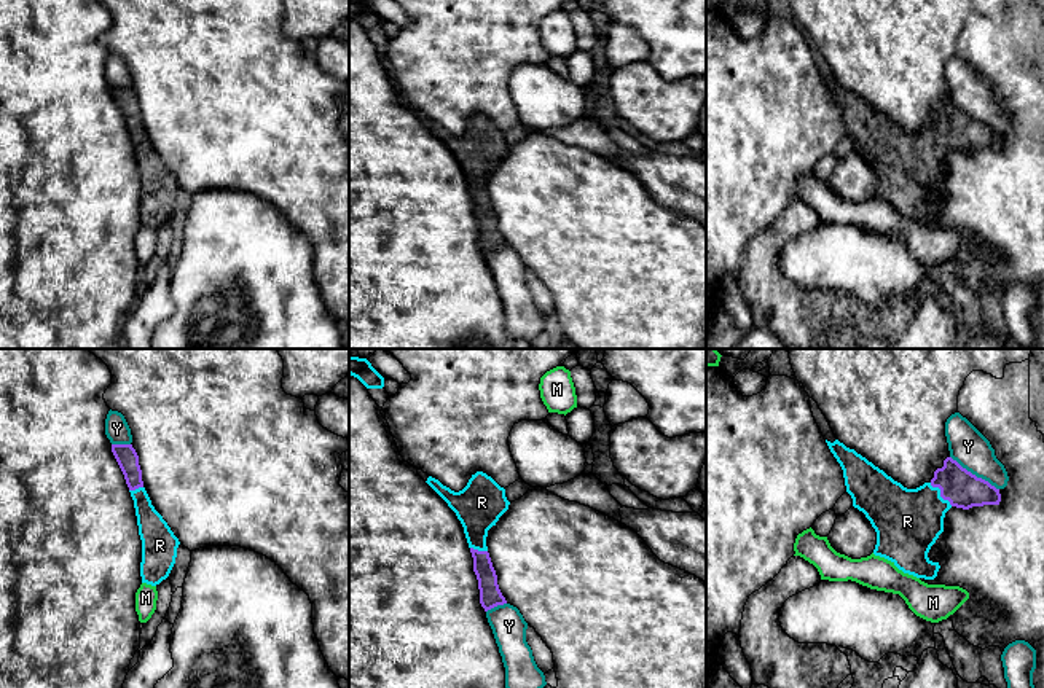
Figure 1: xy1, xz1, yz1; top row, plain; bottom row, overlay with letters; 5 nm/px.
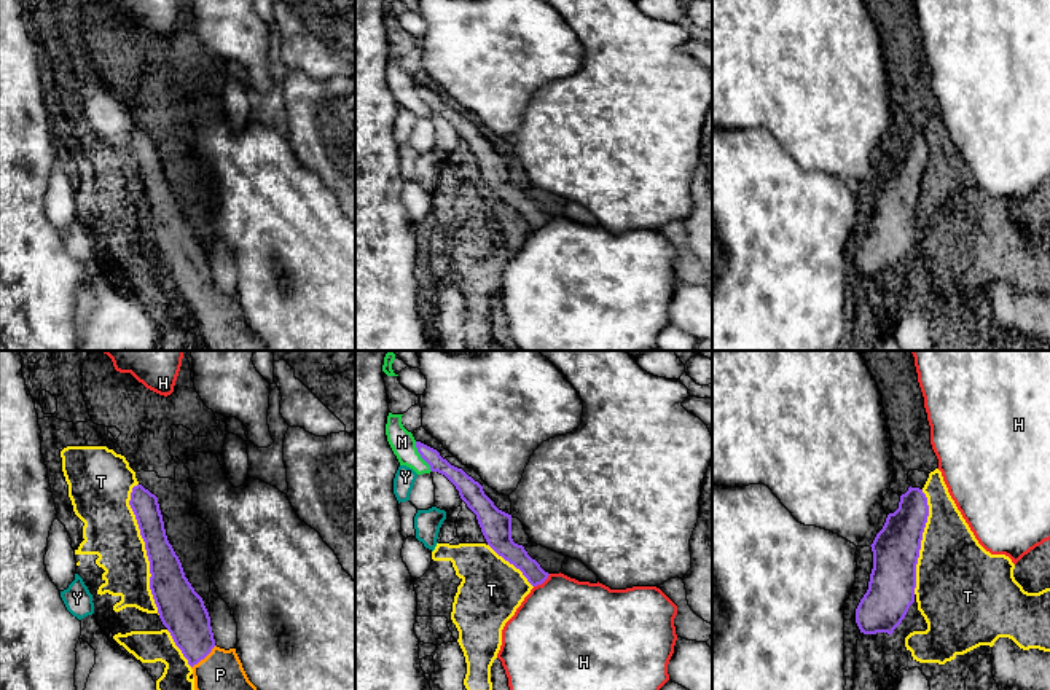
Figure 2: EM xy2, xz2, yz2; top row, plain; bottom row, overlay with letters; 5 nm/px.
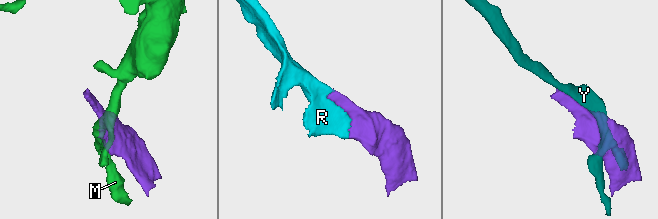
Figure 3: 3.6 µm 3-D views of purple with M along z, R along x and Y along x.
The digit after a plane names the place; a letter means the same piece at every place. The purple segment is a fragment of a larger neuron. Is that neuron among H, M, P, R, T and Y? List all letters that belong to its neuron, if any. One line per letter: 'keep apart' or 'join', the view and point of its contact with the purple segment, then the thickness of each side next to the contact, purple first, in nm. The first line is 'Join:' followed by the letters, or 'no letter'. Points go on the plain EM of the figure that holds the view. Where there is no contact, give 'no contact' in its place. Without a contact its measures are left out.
Join: P, R
H: keep apart | xz2 (542, 225) | 100/480 nm
M: keep apart | xz2 (421, 99) | 90/130 nm
P: join | xy2 (203, 301) | 220/280 nm
R: join | yz1 (941, 137) | 190/340 nm
T: keep apart | xy2 (145, 192) | 200/280 nm
Y: keep apart | yz1 (974, 118) | 190/190 nm

